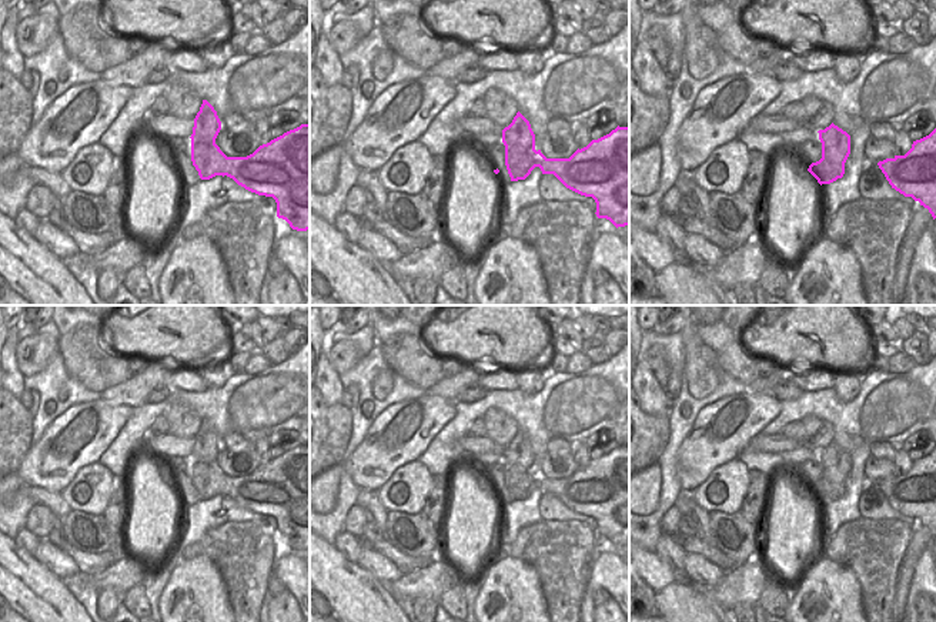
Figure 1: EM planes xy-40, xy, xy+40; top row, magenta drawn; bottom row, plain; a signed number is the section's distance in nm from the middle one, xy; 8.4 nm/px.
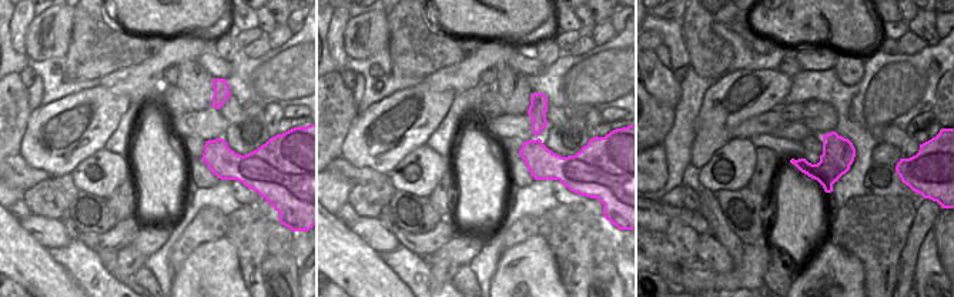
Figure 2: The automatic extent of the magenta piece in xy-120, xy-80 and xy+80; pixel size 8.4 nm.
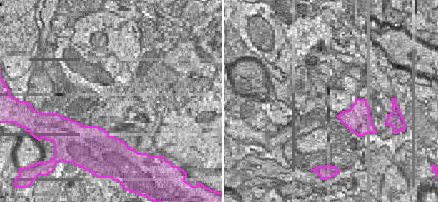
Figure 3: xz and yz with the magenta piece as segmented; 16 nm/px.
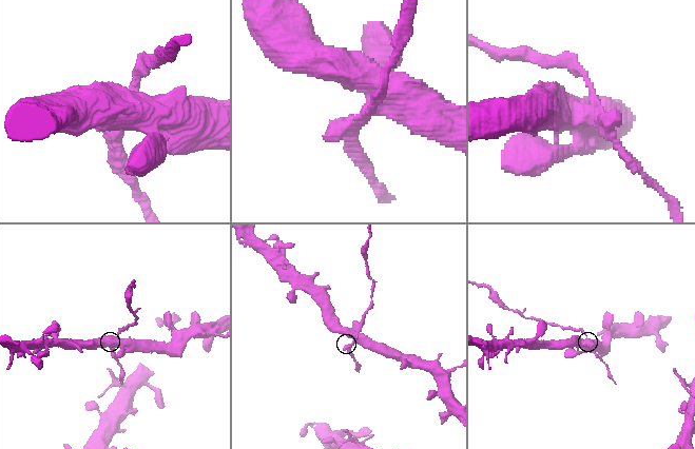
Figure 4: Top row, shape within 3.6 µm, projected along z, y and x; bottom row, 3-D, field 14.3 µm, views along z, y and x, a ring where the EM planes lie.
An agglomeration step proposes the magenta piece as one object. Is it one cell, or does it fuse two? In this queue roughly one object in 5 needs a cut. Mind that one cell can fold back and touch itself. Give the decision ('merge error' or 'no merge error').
merge error

